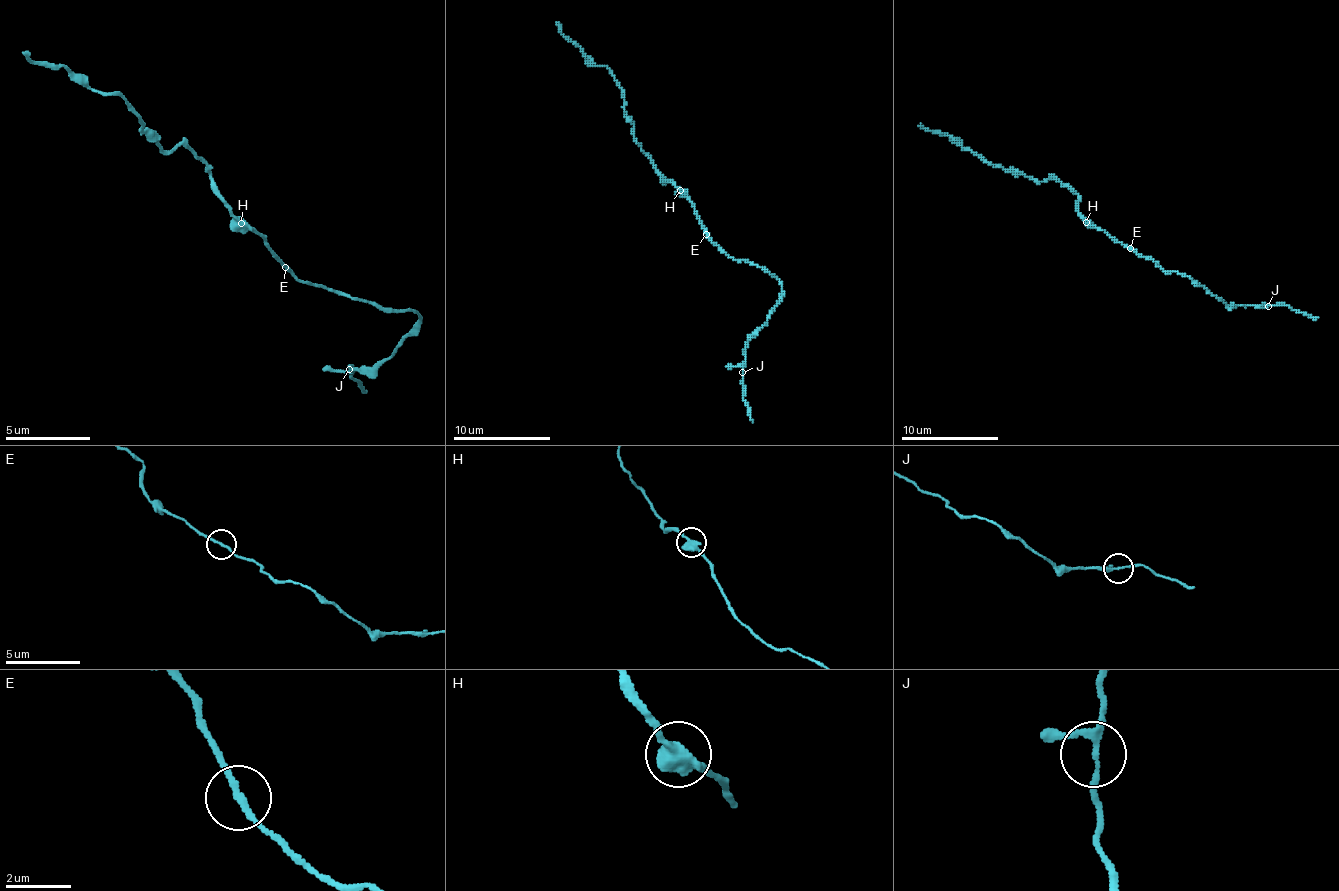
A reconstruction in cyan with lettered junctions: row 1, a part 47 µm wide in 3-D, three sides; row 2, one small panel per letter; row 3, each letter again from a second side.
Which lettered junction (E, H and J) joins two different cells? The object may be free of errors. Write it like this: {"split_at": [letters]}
{"split_at": ["H"]}

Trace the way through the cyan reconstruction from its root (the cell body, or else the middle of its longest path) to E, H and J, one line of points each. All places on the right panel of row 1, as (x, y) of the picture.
E: (1110, 237), (1129, 247)
H: (1110, 237), (1085, 223)
J: (1110, 237), (1148, 257), (1163, 271), (1190, 276), (1228, 305), (1267, 305)

